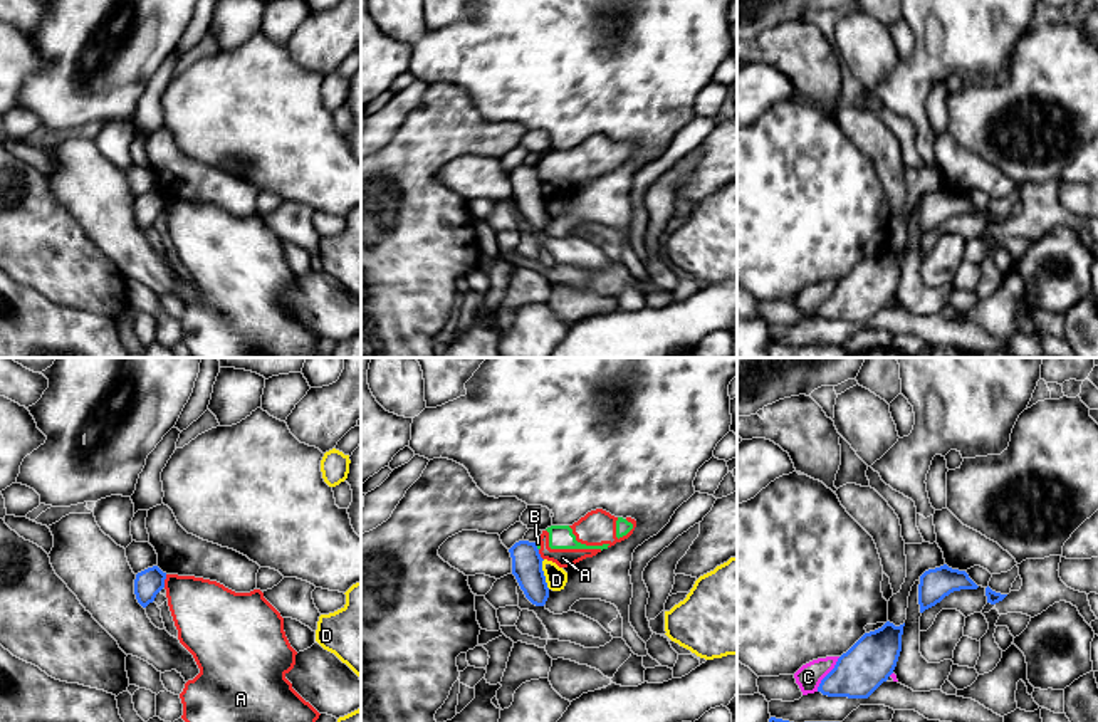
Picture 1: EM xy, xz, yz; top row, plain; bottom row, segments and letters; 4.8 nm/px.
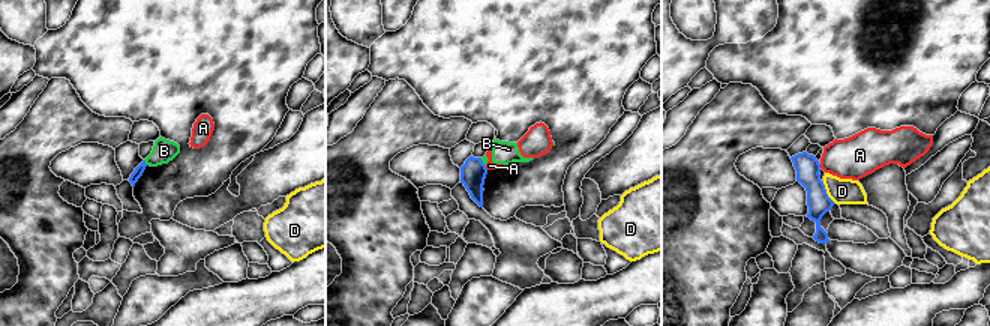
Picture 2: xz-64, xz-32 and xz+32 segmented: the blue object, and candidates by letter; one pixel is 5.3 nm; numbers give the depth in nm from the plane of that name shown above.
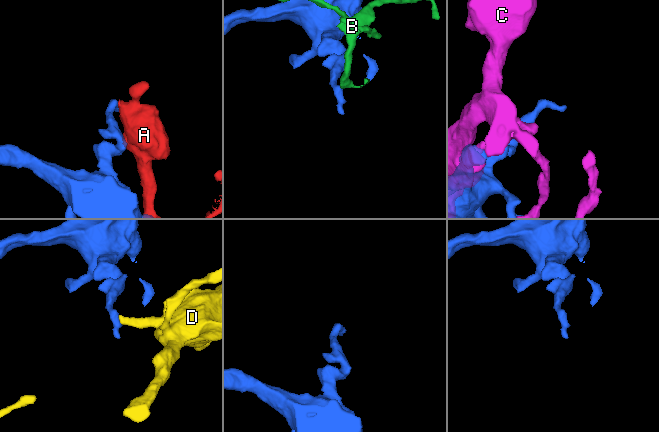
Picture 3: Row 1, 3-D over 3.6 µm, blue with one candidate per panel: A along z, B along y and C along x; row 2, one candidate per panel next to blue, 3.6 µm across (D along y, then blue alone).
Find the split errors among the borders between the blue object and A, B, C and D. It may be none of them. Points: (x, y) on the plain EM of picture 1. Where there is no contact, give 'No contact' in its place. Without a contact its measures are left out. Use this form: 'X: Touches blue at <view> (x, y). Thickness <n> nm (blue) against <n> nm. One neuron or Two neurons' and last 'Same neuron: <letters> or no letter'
A: Touches blue at xy (163, 205). Thickness 140 nm (blue) against 300 nm. Two neurons
B: Touches blue at xz (536, 170). Thickness 140 nm (blue) against 20 nm. Two neurons
C: Touches blue at yz (828, 298). Thickness 240 nm (blue) against 120 nm. Two neurons
D: Touches blue at xz (543, 198). Thickness 140 nm (blue) against 110 nm. Two neurons
Same neuron: no letter

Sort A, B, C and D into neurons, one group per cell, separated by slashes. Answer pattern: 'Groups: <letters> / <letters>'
Groups: A B / C / D

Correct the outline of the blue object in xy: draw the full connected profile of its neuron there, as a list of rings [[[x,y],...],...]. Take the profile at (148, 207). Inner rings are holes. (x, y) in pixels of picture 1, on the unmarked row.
[[[158,190],[136,198],[134,218],[143,232],[154,225],[156,218],[165,212],[165,203],[166,196],[163,196]]]

